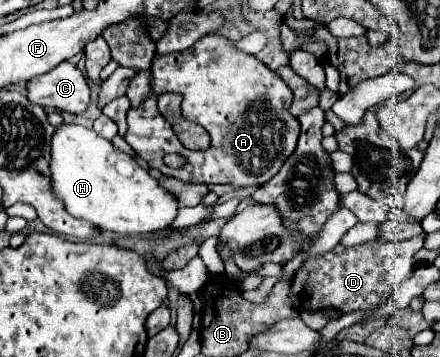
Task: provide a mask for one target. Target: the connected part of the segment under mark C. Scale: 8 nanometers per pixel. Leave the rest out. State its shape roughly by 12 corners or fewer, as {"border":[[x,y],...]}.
{"border":[[69,61],[29,81],[29,101],[83,113],[93,103],[83,71]]}

